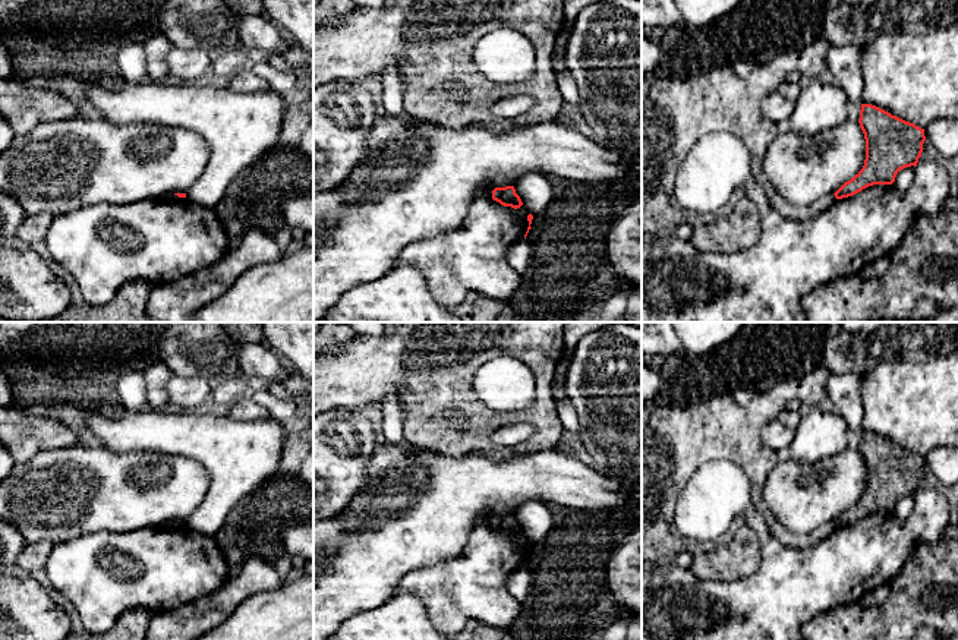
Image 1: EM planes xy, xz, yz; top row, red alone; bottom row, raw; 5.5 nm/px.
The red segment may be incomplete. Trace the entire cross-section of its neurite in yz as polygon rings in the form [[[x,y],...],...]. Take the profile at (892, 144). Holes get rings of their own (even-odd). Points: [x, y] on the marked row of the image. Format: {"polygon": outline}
{"polygon": [[[861,104],[858,123],[866,139],[864,165],[833,193],[836,199],[873,185],[892,185],[898,171],[916,167],[923,152],[924,129],[876,105]]]}

